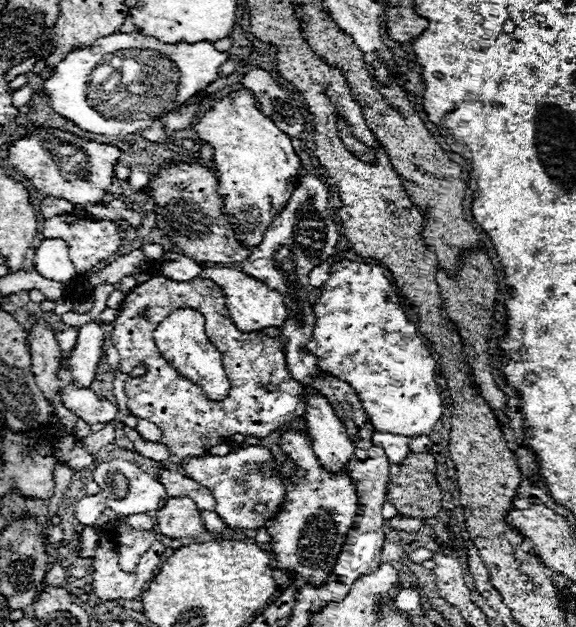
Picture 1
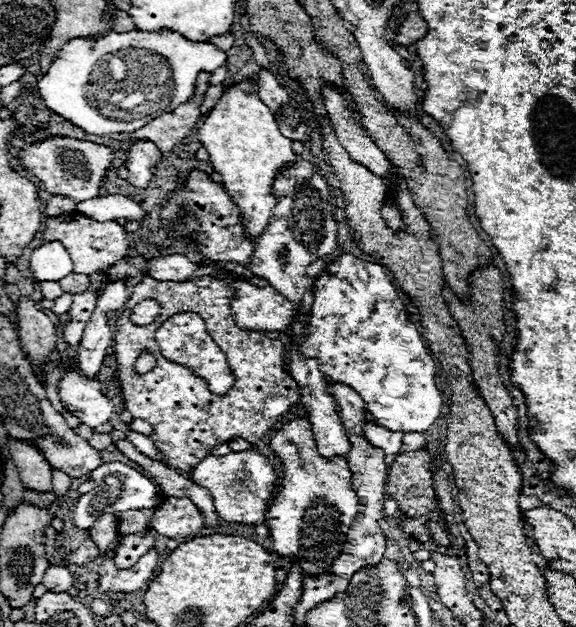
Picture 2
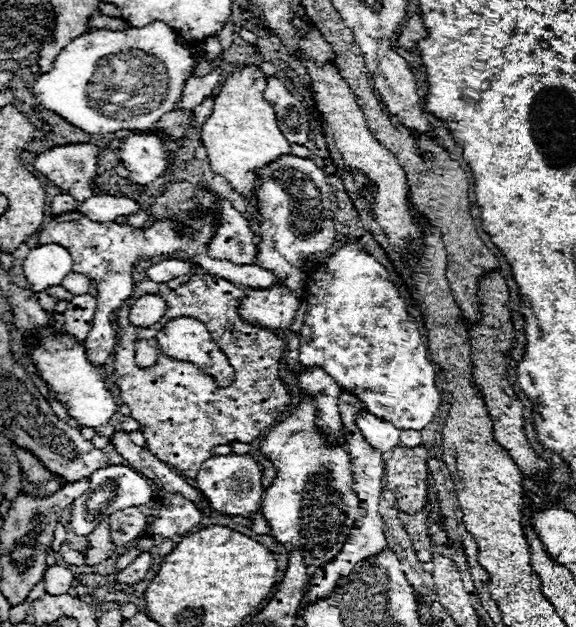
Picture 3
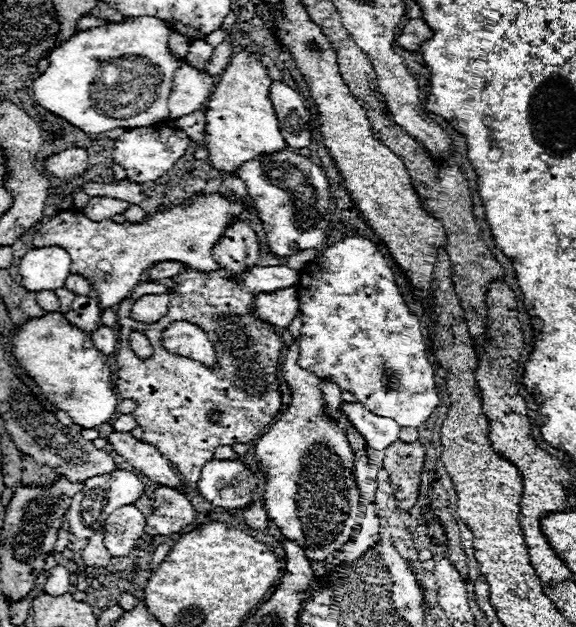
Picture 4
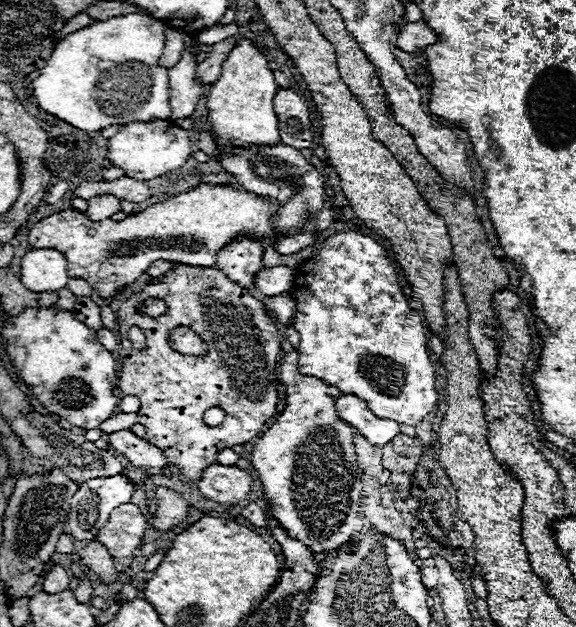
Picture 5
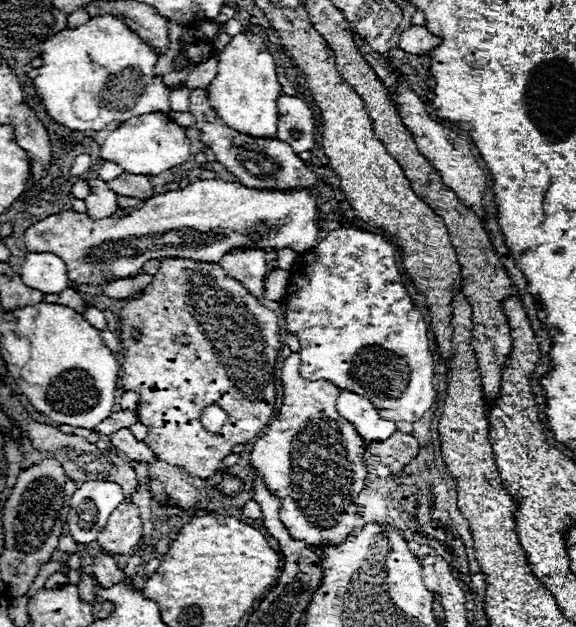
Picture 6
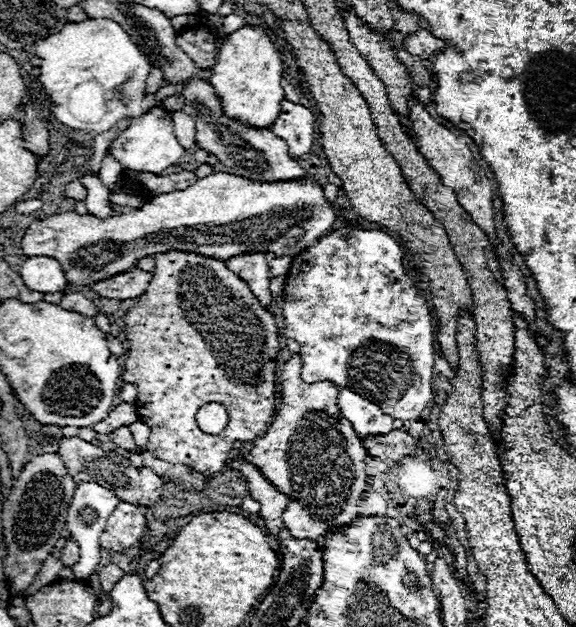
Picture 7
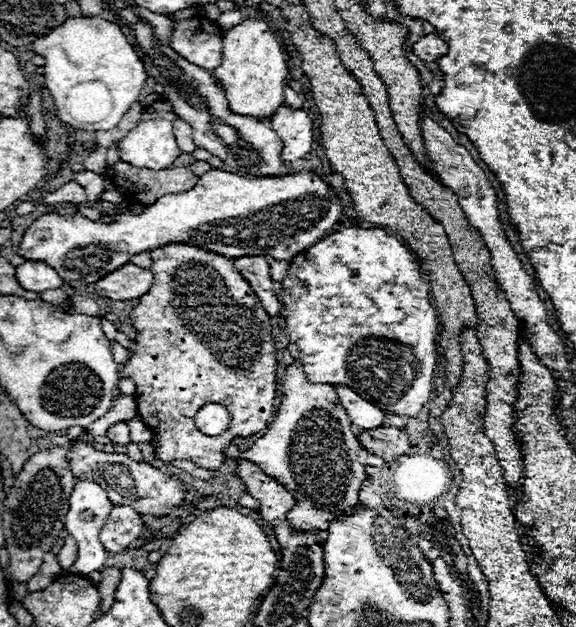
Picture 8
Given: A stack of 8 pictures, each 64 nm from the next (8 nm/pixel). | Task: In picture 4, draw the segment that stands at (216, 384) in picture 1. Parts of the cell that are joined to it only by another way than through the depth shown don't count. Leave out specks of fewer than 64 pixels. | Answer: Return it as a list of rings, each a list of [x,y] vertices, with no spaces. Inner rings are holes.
[[[190,322],[170,324],[166,334],[162,334],[162,344],[166,346],[168,352],[194,358],[210,366],[216,362],[212,342],[198,326],[192,326]]]

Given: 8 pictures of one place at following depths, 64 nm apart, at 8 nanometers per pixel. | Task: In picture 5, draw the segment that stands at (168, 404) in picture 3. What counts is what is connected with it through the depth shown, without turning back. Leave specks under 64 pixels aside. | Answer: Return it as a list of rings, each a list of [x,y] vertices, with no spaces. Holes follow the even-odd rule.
[[[174,264],[174,268],[160,276],[158,283],[150,283],[138,294],[130,296],[118,314],[118,326],[120,326],[120,340],[124,344],[124,350],[120,352],[120,380],[118,388],[122,394],[134,394],[140,400],[140,424],[146,426],[144,440],[156,448],[162,450],[168,464],[180,466],[180,472],[198,482],[204,474],[204,470],[210,464],[216,464],[216,454],[224,448],[232,448],[236,444],[246,444],[252,438],[256,438],[260,432],[264,432],[266,422],[276,414],[276,360],[280,354],[280,336],[278,326],[272,314],[266,312],[266,306],[258,302],[248,290],[240,288],[236,282],[228,280],[228,276],[212,266],[212,268],[200,268],[200,266],[188,266],[188,264]],[[148,298],[162,298],[166,302],[166,312],[158,318],[146,316],[136,310],[138,304],[142,304]],[[138,326],[142,328],[146,336],[146,348],[134,350],[128,340],[128,328]],[[186,326],[192,328],[192,332],[206,344],[208,352],[204,356],[186,356],[178,354],[170,348],[168,336],[174,328]],[[210,406],[218,406],[226,412],[226,420],[222,426],[210,428],[204,424],[202,416]]]

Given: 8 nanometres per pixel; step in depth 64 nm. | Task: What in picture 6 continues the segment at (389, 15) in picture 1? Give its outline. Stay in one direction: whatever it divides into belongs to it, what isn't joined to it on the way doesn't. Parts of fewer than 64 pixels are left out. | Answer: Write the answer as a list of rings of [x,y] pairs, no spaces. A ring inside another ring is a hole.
[[[412,26],[400,36],[400,48],[408,54],[426,56],[430,50],[438,48],[442,40],[434,34],[430,34],[424,26]]]

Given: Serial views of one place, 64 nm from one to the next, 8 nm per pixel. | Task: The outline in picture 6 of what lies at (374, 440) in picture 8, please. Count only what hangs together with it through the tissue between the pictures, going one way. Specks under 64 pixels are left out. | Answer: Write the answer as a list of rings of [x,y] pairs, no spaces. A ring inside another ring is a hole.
[[[394,432],[384,442],[368,442],[368,452],[378,456],[382,464],[390,466],[392,474],[398,474],[398,470],[402,470],[402,466],[406,466],[418,454],[418,450],[420,446],[416,438],[404,432]]]

